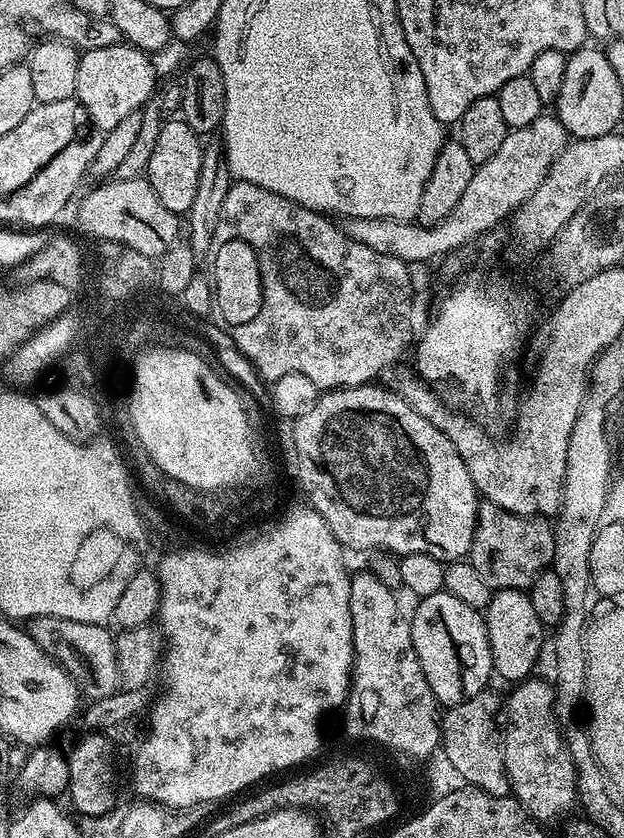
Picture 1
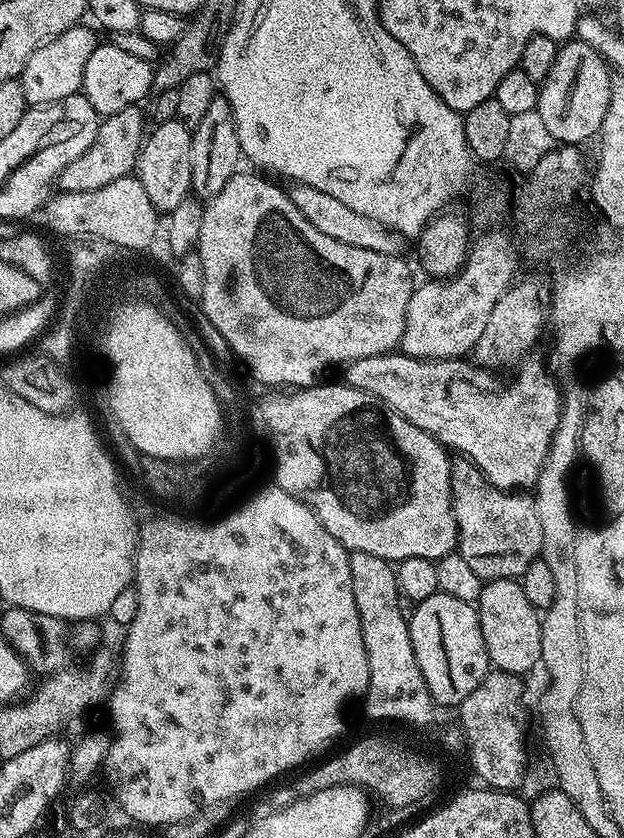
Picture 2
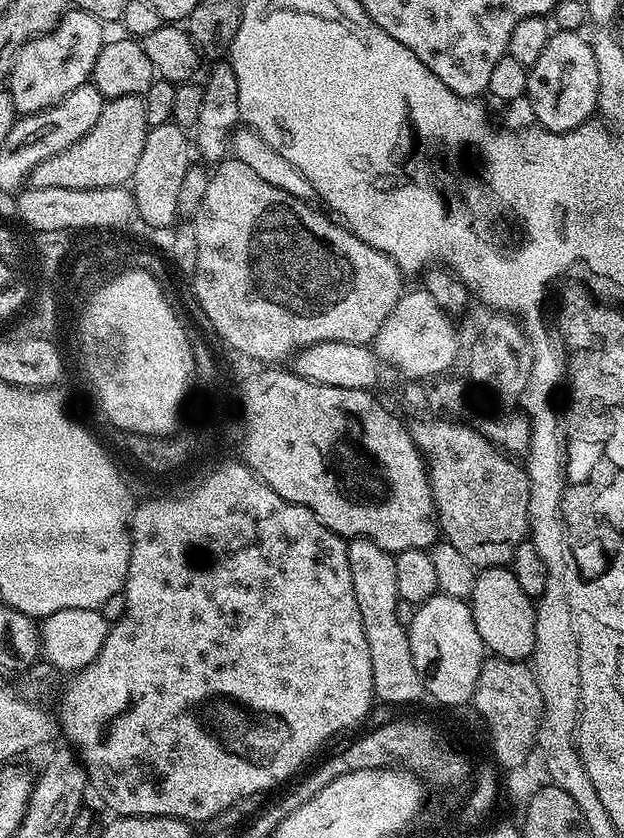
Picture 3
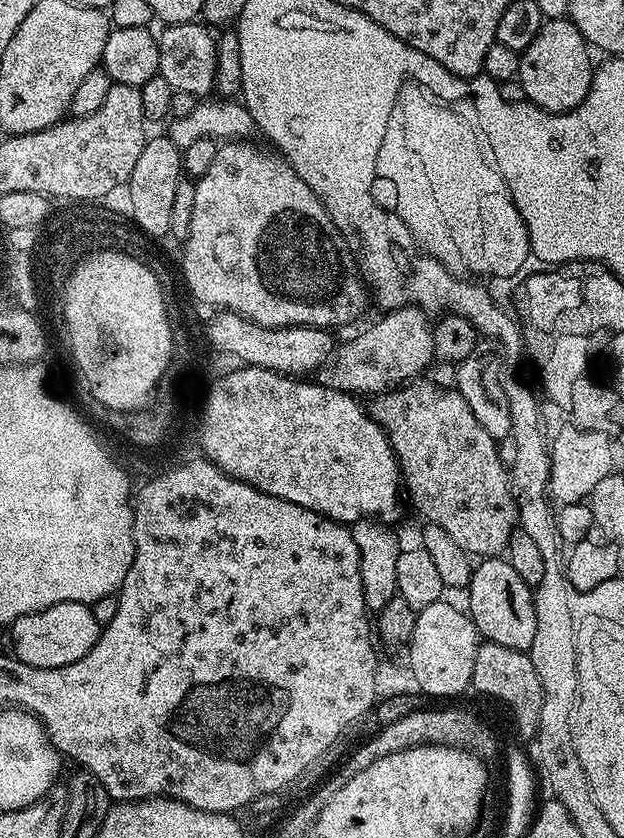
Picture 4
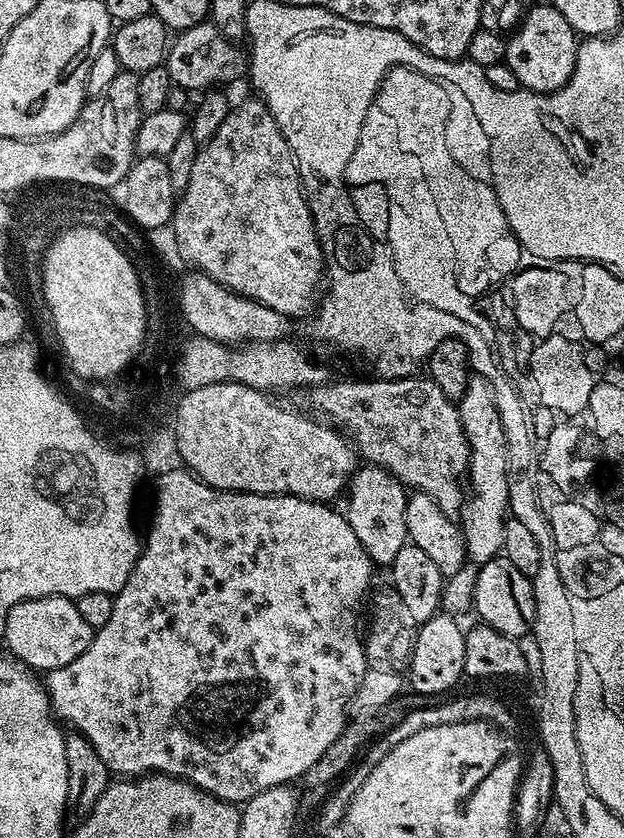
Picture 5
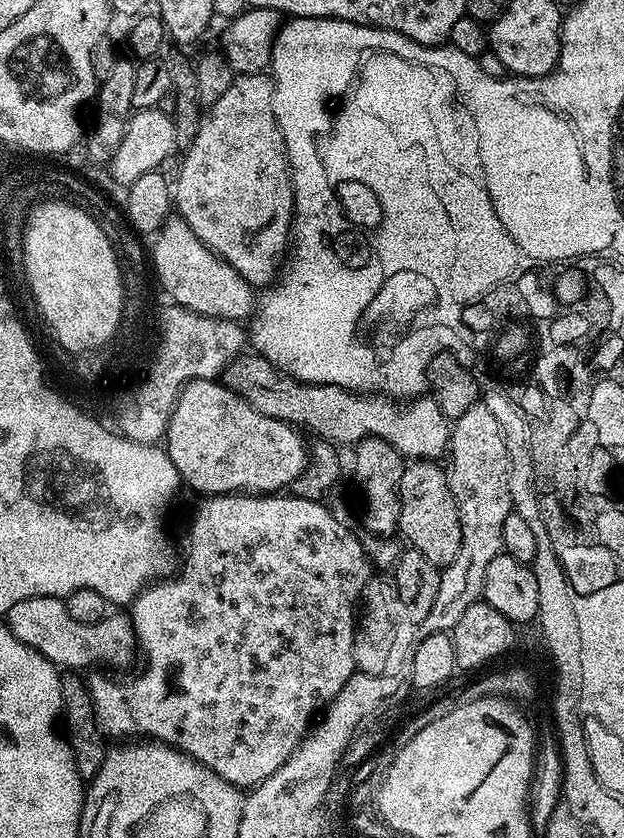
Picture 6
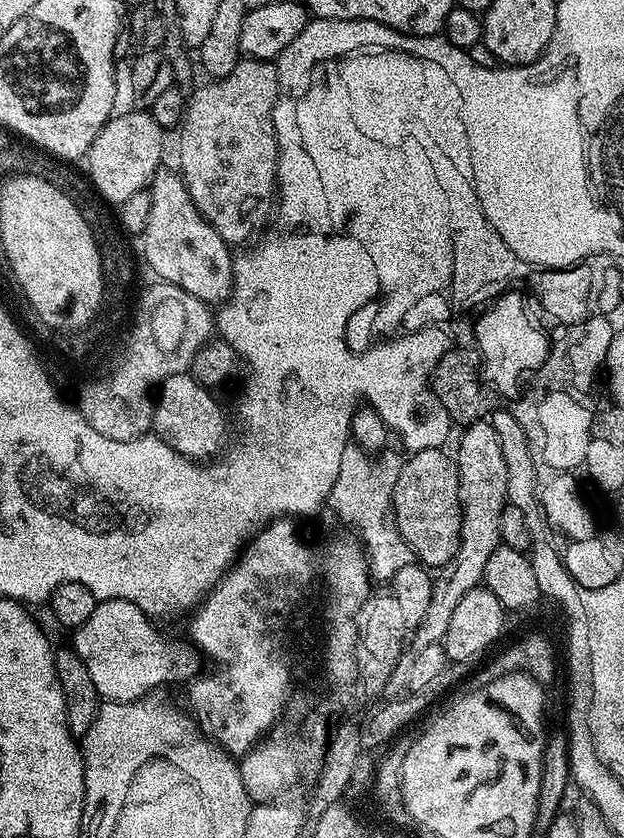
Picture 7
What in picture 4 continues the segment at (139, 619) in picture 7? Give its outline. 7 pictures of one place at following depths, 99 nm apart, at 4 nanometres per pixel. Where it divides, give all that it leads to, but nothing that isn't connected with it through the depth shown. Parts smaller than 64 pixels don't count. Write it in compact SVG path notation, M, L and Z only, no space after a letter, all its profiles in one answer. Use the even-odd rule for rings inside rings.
M58 602L46 610L31 612L12 621L12 648L17 660L26 666L57 668L78 662L94 646L102 625L94 618L91 607L78 602Z

